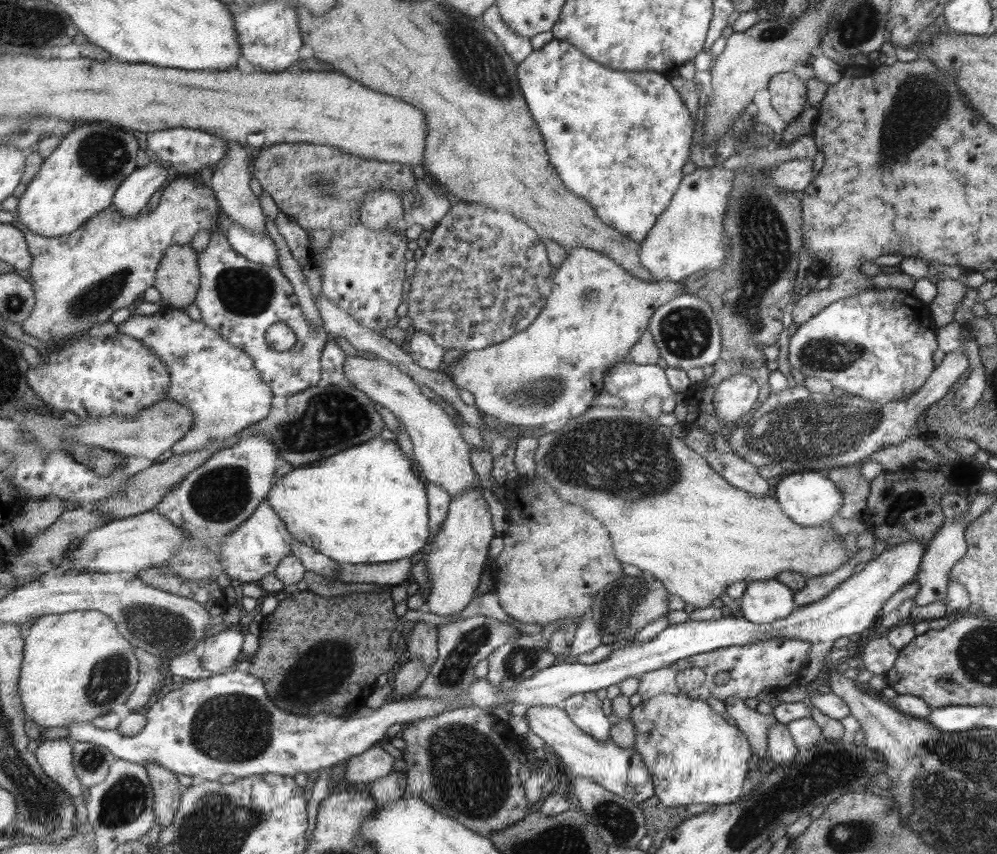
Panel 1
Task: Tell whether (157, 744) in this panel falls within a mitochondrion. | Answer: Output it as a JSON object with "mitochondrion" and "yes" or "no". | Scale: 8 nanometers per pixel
{"mitochondrion":"no"}

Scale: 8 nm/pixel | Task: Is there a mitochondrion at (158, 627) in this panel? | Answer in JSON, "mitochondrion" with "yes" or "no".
{"mitochondrion":"yes"}

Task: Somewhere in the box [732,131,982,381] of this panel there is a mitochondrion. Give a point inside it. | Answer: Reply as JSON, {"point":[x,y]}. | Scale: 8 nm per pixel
{"point":[820,354]}

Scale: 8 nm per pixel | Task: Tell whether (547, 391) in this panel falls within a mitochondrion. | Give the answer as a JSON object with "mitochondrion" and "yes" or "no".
{"mitochondrion":"yes"}

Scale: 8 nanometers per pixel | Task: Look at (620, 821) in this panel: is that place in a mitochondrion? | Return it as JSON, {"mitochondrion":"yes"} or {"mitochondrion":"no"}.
{"mitochondrion":"yes"}

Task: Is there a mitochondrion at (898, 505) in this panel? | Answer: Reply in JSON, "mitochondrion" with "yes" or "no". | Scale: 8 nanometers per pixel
{"mitochondrion":"no"}

